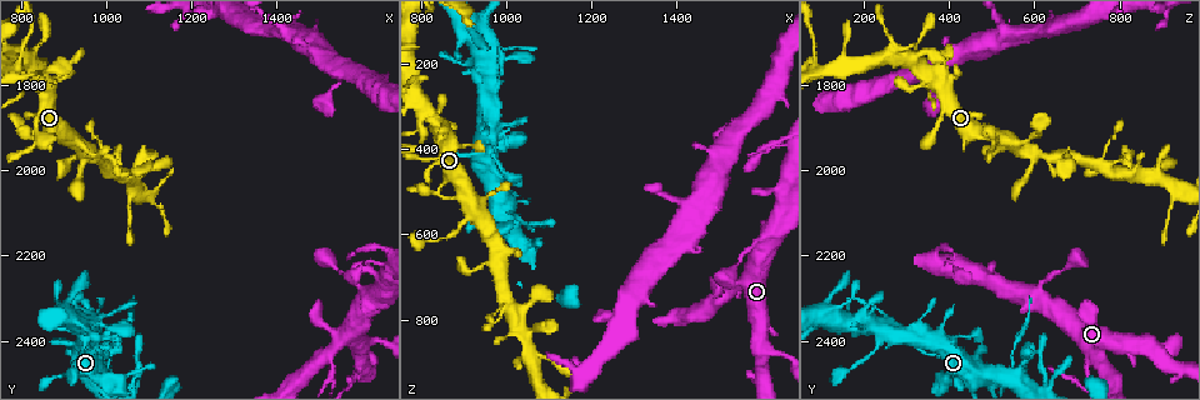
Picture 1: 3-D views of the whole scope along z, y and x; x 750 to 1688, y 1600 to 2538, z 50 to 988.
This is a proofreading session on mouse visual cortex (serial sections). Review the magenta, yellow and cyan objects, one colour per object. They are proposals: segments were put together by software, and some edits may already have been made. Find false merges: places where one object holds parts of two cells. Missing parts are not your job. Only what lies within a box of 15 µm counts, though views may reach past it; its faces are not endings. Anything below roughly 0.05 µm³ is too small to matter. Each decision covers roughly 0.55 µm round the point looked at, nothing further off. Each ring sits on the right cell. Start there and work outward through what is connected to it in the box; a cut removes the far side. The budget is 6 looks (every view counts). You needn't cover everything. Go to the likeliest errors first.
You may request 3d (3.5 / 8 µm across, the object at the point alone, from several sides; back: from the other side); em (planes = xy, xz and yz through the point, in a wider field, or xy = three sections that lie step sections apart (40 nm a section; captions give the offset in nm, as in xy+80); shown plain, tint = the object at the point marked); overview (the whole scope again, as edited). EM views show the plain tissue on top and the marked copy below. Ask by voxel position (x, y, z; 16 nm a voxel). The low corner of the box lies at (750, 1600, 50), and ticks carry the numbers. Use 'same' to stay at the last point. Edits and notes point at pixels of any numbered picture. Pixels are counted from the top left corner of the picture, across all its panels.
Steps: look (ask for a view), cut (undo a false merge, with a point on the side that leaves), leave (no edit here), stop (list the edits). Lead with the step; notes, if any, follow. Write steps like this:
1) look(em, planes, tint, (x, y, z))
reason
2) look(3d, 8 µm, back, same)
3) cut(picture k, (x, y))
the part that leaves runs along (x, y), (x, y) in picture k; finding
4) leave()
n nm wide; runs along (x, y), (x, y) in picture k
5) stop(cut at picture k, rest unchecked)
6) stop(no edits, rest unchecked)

look(3d, 3.5 µm, (1525, 2435, 735))
two arms in line, one across

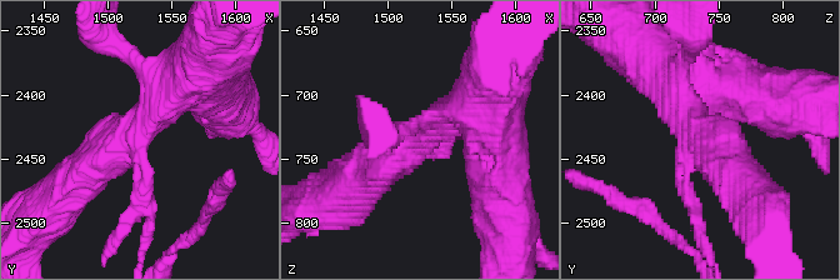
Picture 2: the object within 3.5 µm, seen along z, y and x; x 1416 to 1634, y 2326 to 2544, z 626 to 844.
look(em, planes, tint, (1522, 2430, 732))
3 arms; arms of 200, 500, 500 nm; need the tissue

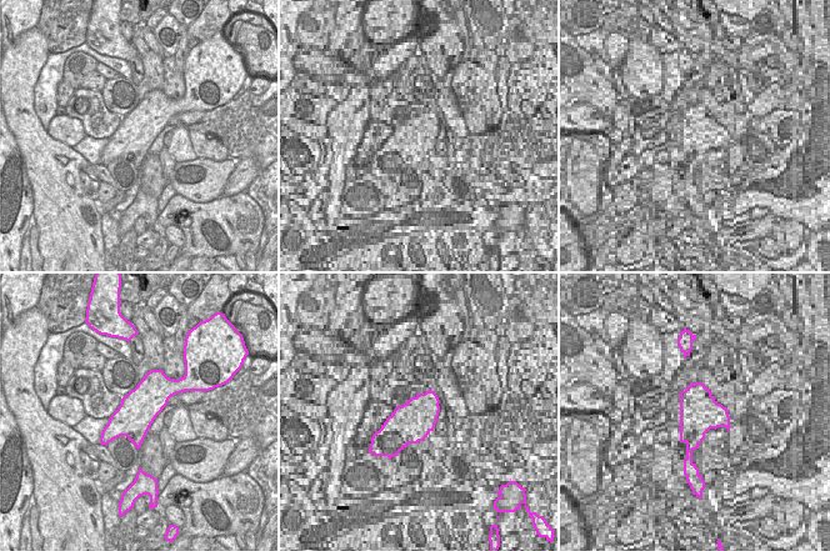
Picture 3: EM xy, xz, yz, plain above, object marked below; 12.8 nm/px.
cut(picture 2, (148, 209))
the part that leaves runs along (140, 163), (148, 213), (140, 259) in picture 2; two cells meet here

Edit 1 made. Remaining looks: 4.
look(3d, 3.5 µm, (840, 1930, 505))
sharp bend

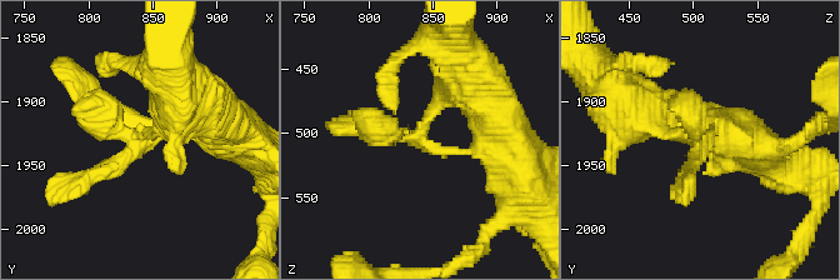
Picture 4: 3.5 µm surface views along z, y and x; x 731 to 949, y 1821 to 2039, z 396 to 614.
look(em, xy, step 2, tint, (836, 1926, 502))

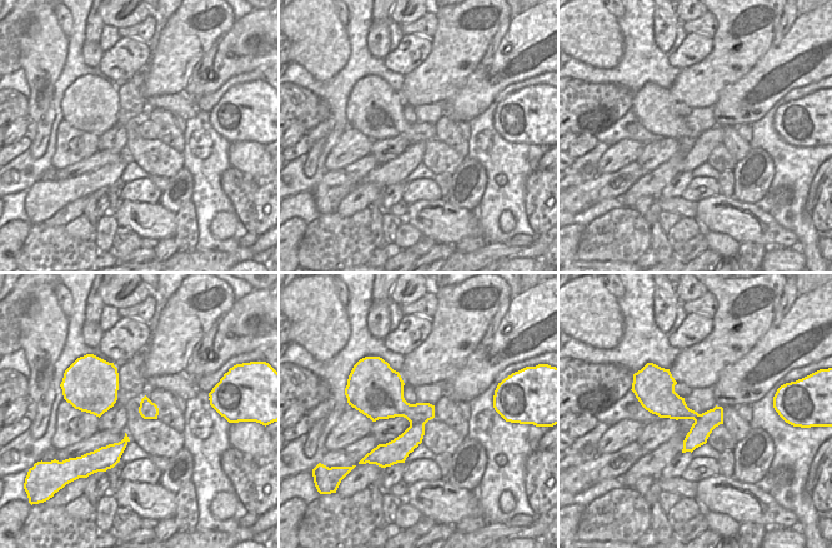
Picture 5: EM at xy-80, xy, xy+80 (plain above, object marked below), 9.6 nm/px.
look(em, planes, tint, same)

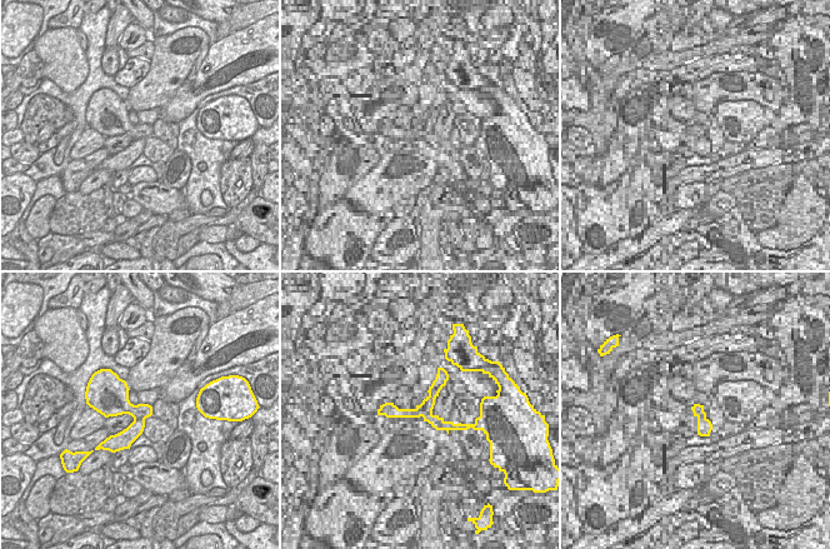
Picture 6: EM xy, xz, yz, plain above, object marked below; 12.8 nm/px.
leave()
runs along (468, 78), (418, 135), (353, 113) in picture 4; all the same cell

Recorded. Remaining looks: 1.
stop(cut at picture 2, rest unchecked)

